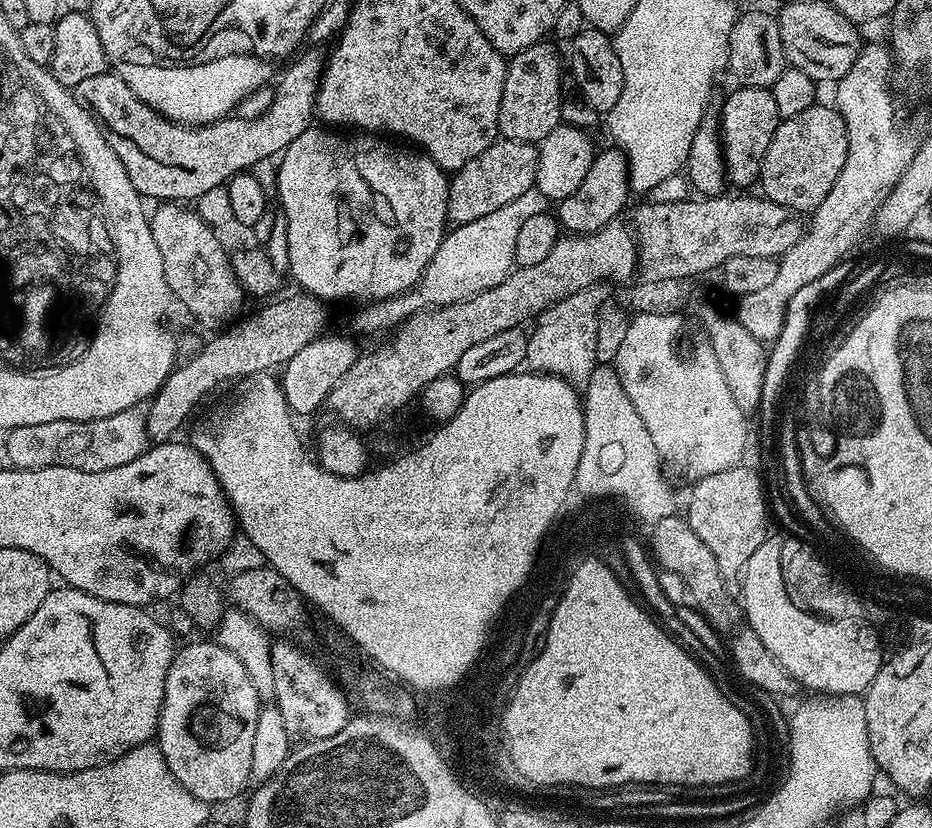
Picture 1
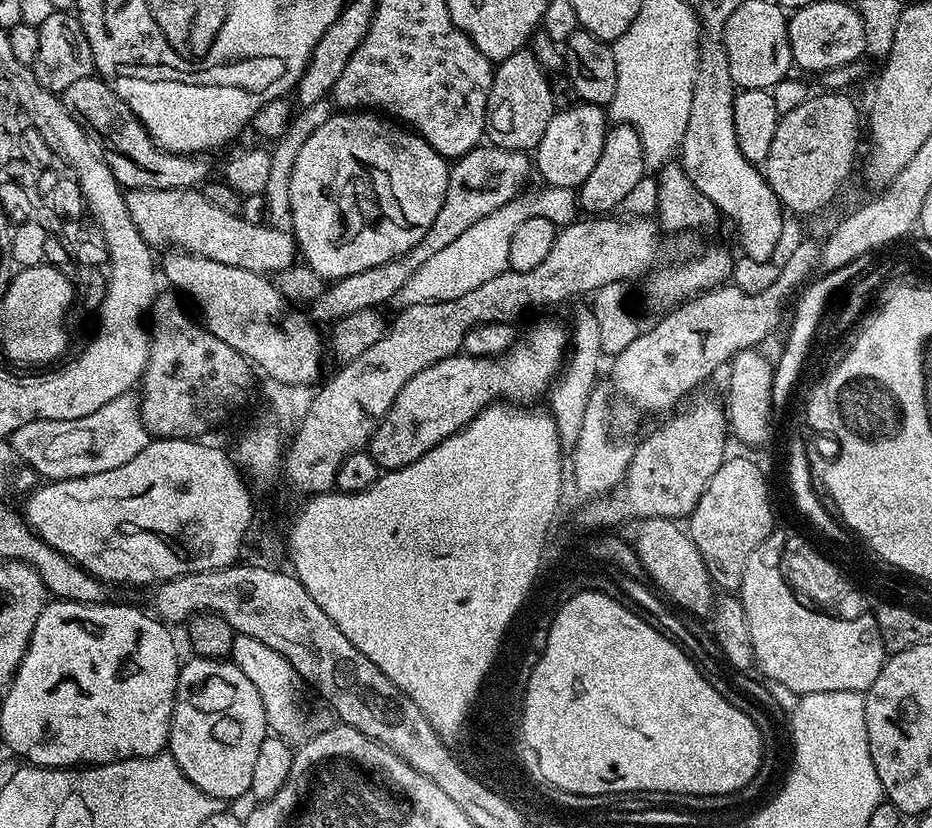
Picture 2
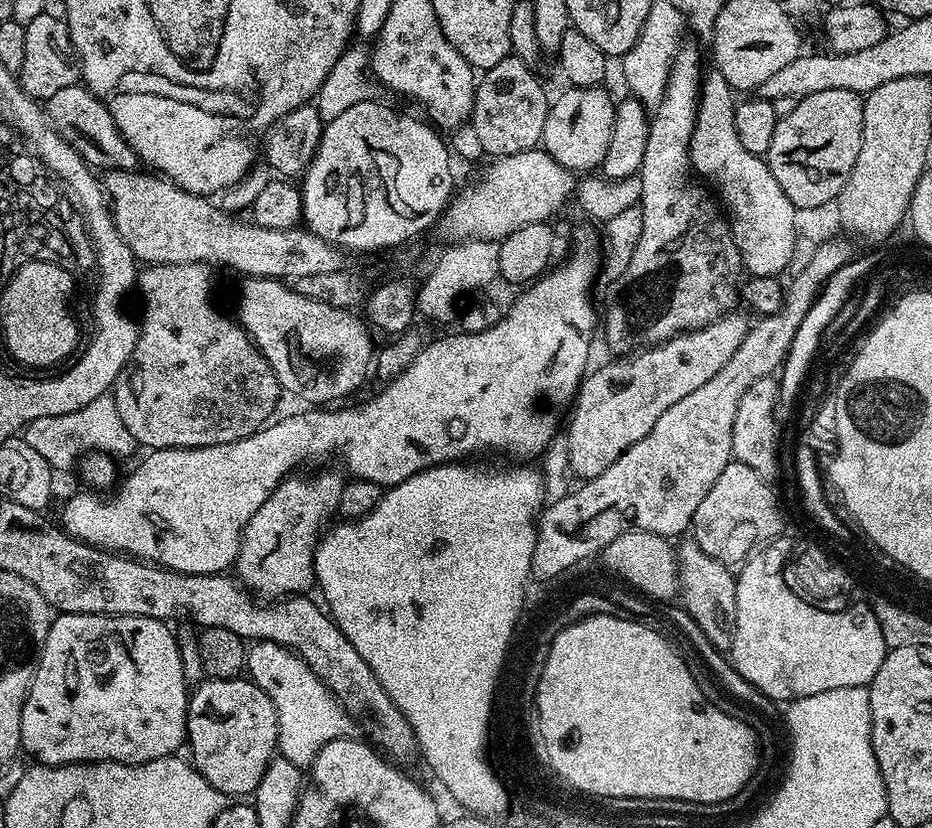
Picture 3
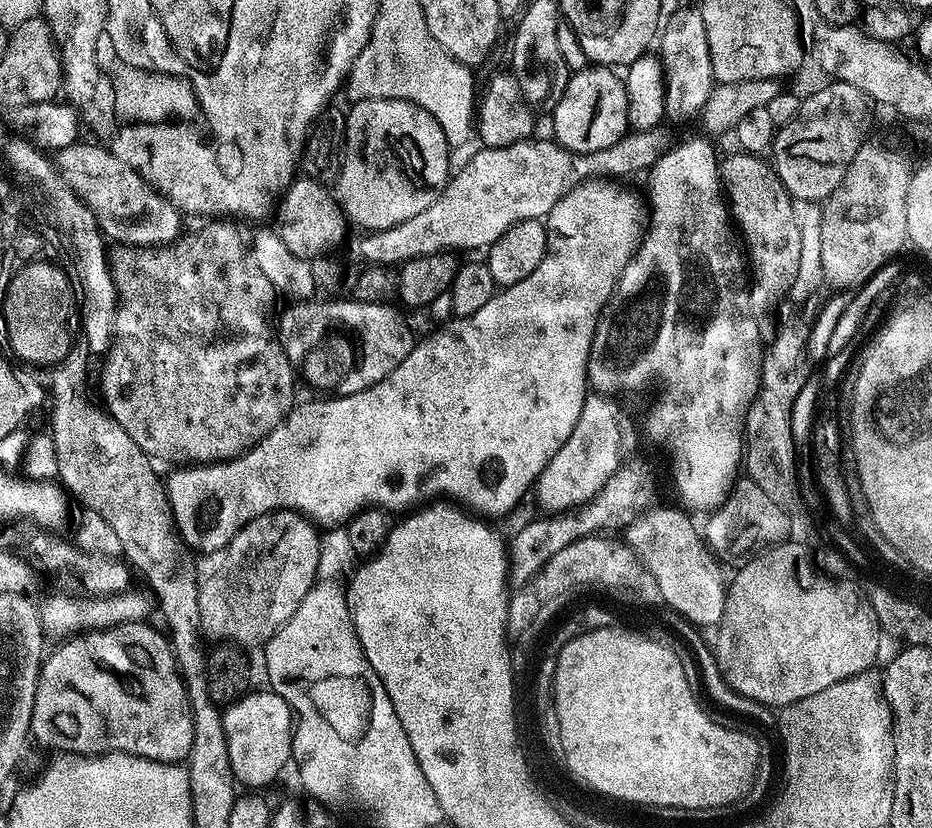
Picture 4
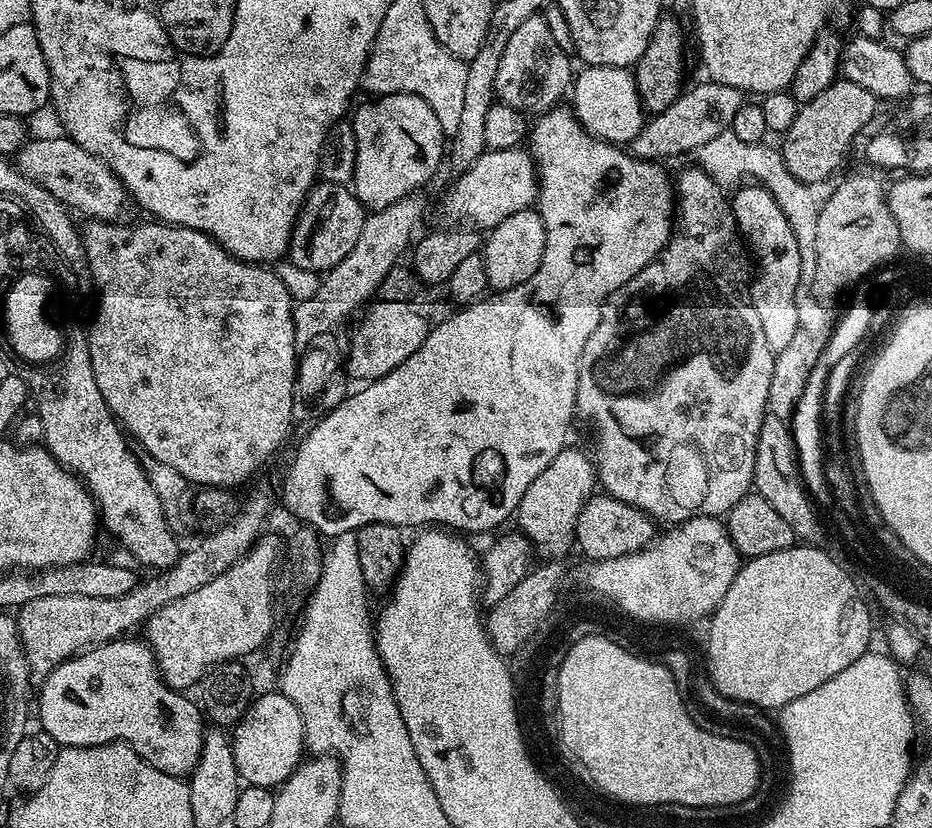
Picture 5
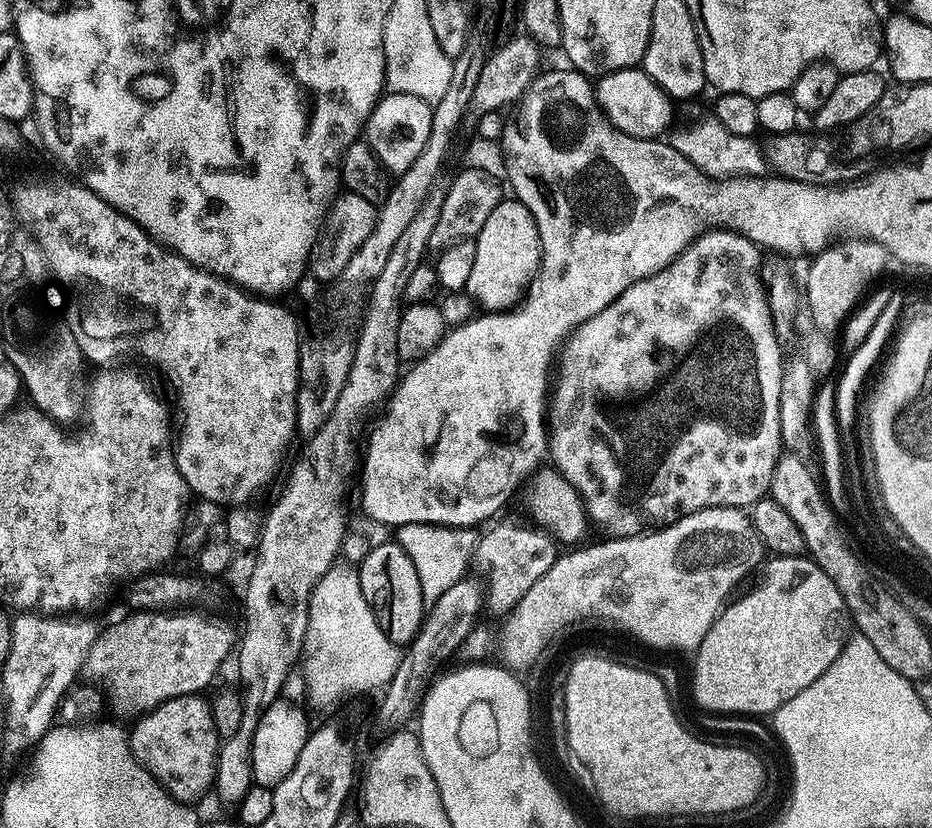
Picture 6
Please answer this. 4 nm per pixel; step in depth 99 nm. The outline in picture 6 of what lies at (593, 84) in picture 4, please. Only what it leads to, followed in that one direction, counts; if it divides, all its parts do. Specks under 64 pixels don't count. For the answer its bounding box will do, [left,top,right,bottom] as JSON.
[594,67,673,140]

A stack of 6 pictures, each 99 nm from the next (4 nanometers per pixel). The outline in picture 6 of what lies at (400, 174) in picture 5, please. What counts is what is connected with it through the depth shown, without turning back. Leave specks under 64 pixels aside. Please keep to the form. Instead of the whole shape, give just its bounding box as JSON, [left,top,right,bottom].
[362,92,432,174]

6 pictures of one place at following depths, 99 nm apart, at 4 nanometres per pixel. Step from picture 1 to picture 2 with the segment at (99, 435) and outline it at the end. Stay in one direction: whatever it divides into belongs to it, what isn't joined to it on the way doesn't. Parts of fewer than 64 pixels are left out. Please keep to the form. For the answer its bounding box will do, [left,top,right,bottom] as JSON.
[10,393,151,481]

